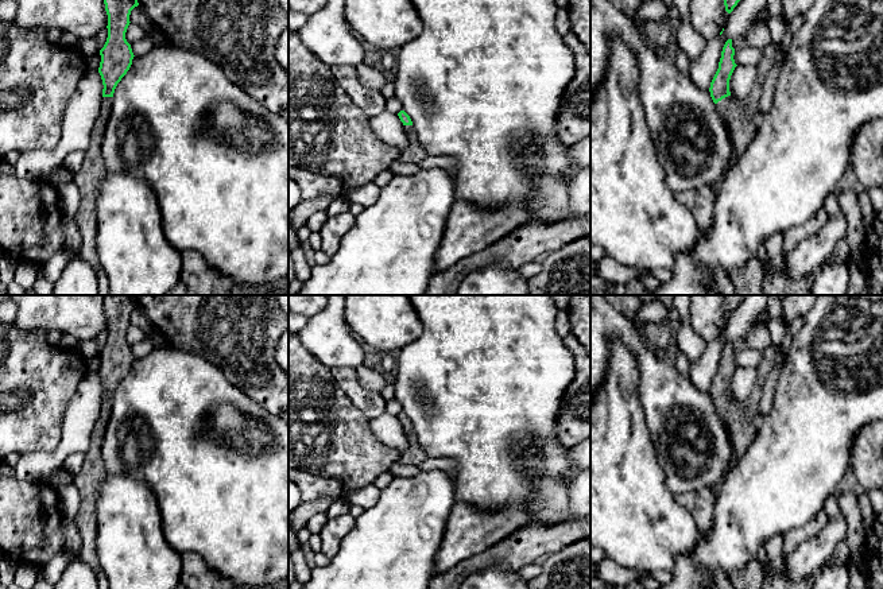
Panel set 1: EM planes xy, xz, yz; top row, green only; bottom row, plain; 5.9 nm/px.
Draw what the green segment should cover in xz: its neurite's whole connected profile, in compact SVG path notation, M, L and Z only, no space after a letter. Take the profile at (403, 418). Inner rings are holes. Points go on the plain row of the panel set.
M400 412L398 418L404 427L404 434L408 441L408 449L400 454L398 462L404 465L411 464L418 466L427 458L427 454L418 443L418 437L413 429L410 418L404 412Z

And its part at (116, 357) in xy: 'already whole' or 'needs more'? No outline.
needs more

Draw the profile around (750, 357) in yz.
M752 348L735 352L733 357L736 367L747 367L752 369L758 369L760 360L762 352Z

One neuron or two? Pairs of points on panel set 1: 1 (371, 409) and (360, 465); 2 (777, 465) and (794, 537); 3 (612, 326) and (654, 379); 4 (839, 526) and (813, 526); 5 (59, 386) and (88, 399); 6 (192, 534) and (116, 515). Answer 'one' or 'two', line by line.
1: two
2: two
3: one
4: two
5: two
6: two

